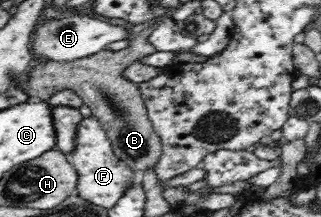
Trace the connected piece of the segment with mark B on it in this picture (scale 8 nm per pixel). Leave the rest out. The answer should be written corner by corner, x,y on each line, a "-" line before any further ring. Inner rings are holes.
152,27
144,28
135,38
129,41
129,46
118,52
110,52
105,49
87,57
79,58
71,62
44,62
30,74
29,80
21,87
33,97
33,99
47,102
51,93
59,89
71,89
82,98
101,123
111,143
114,155
127,168
135,174
141,175
147,169
155,169
159,164
162,154
162,142
155,132
147,109
140,97
137,84
129,82
121,76
121,71
141,56
155,53
158,48
149,41

